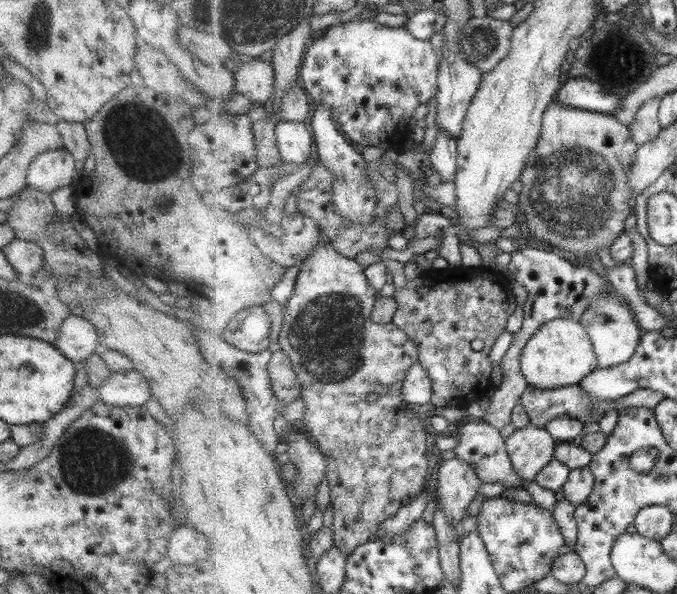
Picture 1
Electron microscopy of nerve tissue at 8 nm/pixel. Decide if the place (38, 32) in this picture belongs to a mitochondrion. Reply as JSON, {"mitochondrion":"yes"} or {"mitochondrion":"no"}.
{"mitochondrion":"yes"}

